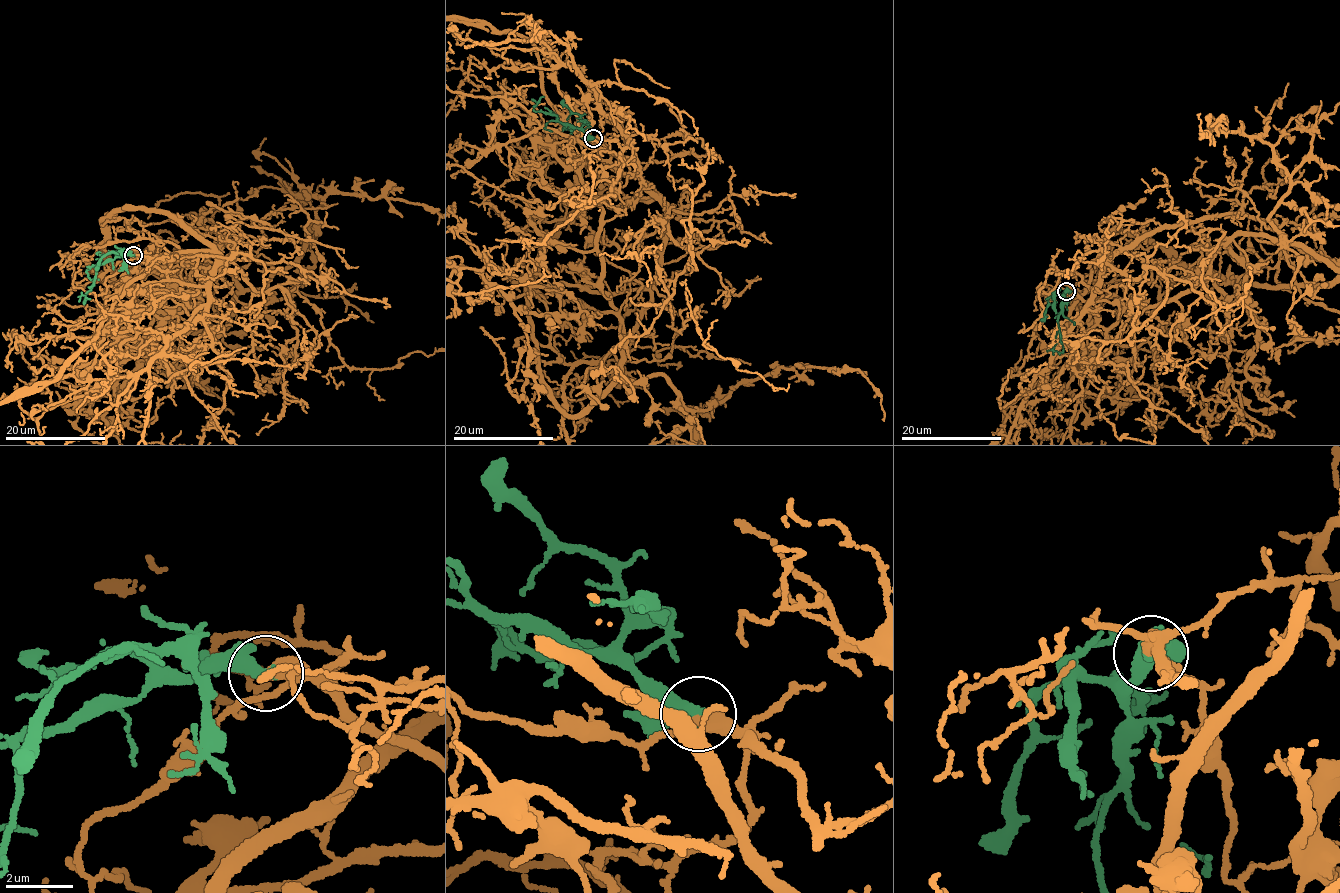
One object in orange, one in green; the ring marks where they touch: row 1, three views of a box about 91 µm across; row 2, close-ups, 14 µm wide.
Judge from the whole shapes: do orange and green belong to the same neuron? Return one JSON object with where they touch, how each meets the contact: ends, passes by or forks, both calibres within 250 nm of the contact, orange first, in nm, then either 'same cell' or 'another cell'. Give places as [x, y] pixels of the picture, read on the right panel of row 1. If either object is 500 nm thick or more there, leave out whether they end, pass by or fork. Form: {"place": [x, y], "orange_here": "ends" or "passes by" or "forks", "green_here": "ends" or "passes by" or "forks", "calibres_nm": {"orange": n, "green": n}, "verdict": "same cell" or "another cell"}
{"place": [1066, 291], "orange_here": "passes by", "green_here": "ends", "calibres_nm": {"orange": 360, "green": 480}, "verdict": "same cell"}

